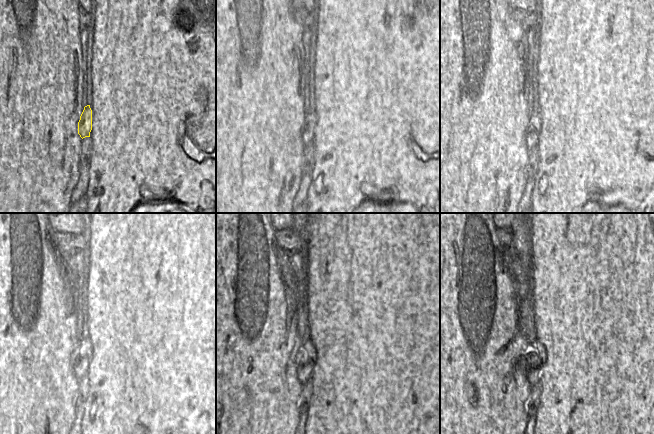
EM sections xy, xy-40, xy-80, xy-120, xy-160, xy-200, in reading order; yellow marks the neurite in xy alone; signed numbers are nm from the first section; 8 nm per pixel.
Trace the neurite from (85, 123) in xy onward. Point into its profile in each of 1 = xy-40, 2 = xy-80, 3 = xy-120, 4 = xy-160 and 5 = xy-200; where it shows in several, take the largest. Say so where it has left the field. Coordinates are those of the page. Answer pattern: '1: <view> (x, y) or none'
1: xy-40 (309, 124)
2: xy-80 (533, 129)
3: xy-120 (83, 356)
4: xy-160 (306, 360)
5: xy-200 (529, 361)

